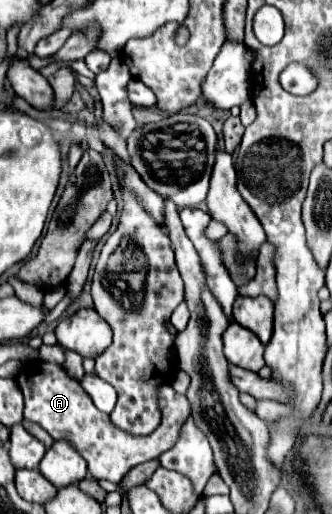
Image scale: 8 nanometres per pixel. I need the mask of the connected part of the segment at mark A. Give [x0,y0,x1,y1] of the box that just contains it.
[16,360,190,484]

